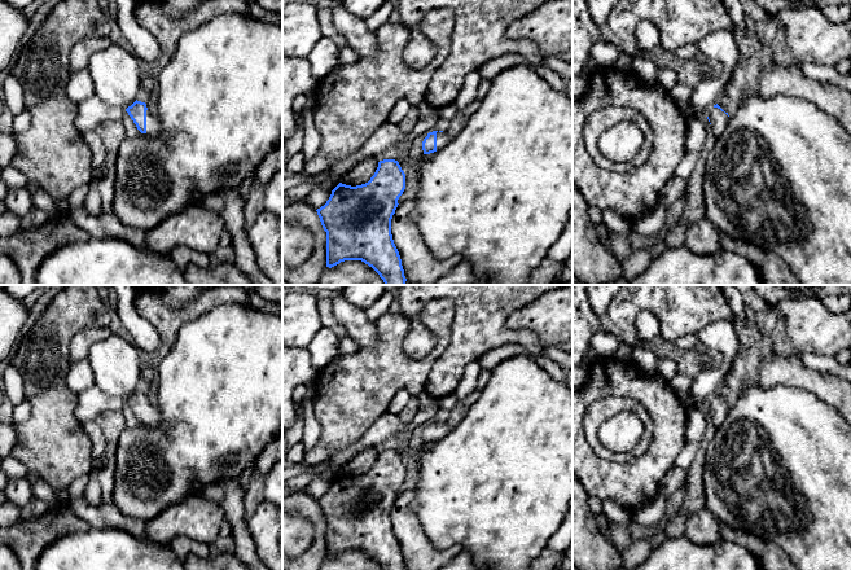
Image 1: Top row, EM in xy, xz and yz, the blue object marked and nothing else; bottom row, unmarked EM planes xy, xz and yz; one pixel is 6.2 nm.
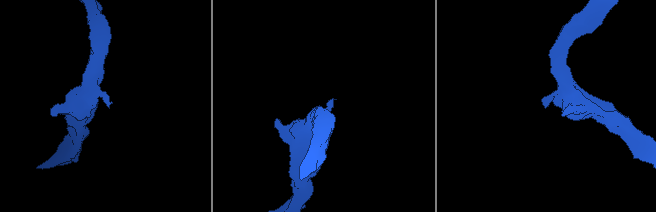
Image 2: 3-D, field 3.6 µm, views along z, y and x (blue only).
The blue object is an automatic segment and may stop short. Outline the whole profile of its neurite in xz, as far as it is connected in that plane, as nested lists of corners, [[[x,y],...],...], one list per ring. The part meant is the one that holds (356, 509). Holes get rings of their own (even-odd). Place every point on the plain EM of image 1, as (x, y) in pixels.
[[[395,450],[380,451],[374,465],[365,474],[351,477],[339,473],[326,494],[316,500],[326,522],[326,557],[345,551],[361,551],[382,570],[407,570],[391,525],[391,509],[404,479],[405,464]]]

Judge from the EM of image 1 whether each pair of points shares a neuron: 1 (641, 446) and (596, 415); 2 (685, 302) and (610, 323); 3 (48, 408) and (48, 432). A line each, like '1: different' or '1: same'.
1: same
2: same
3: same

